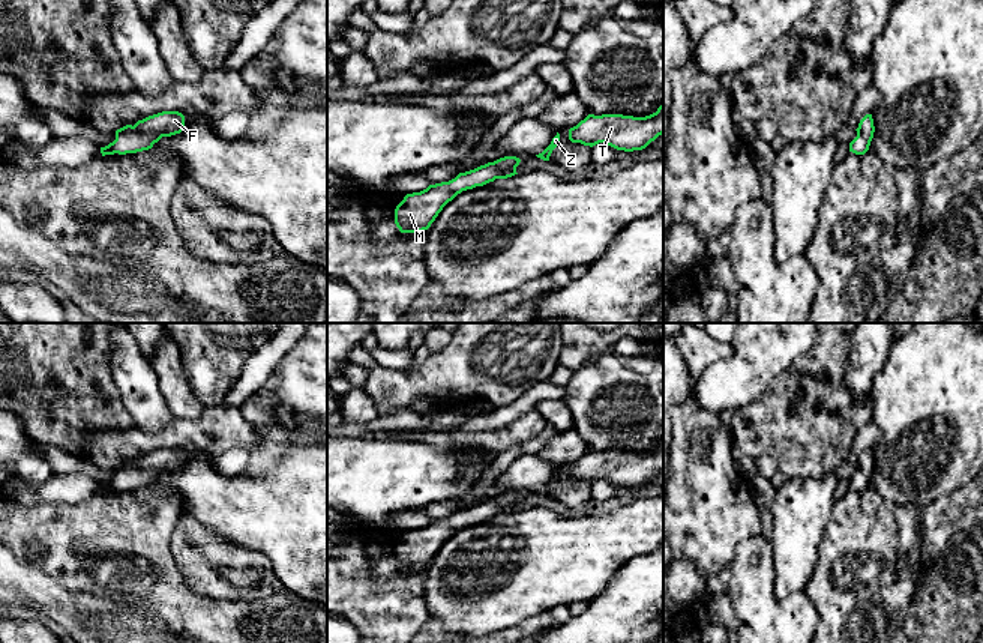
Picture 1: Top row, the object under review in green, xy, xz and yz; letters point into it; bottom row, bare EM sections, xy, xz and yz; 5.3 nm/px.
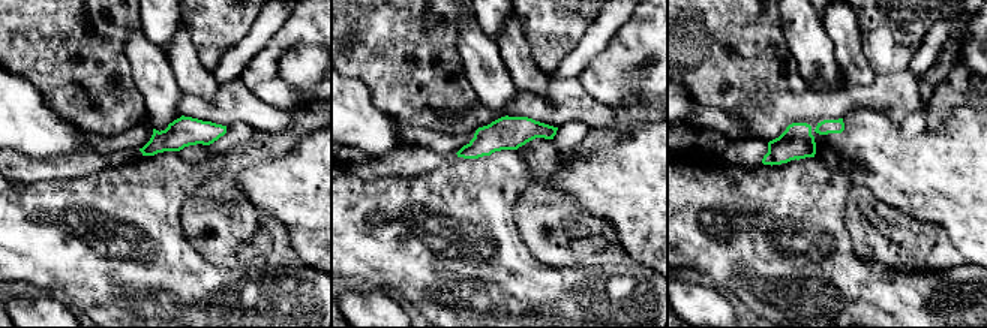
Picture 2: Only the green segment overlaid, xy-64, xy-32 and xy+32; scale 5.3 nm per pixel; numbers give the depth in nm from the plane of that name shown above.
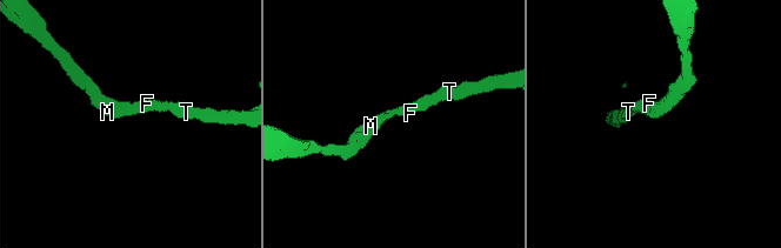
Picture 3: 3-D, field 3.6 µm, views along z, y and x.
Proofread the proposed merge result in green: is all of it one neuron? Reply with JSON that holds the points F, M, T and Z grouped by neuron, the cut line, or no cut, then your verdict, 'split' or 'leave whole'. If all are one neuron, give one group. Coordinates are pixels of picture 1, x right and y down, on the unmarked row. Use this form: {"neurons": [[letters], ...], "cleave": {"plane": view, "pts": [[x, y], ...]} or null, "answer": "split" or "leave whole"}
{"neurons": [["F", "M", "T", "Z"]], "cleave": null, "answer": "leave whole"}

